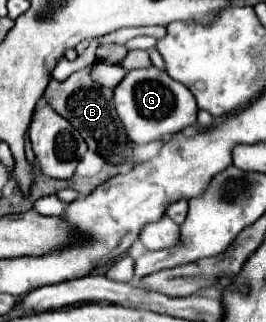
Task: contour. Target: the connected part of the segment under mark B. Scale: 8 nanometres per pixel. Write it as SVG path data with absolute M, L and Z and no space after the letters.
M96 63L72 73L66 81L52 79L44 91L44 101L64 119L72 123L72 127L84 137L90 151L102 155L106 163L110 165L136 165L136 155L132 149L132 143L128 141L128 135L124 133L124 125L116 117L114 101L112 101L112 89L100 85L92 79L92 69Z

